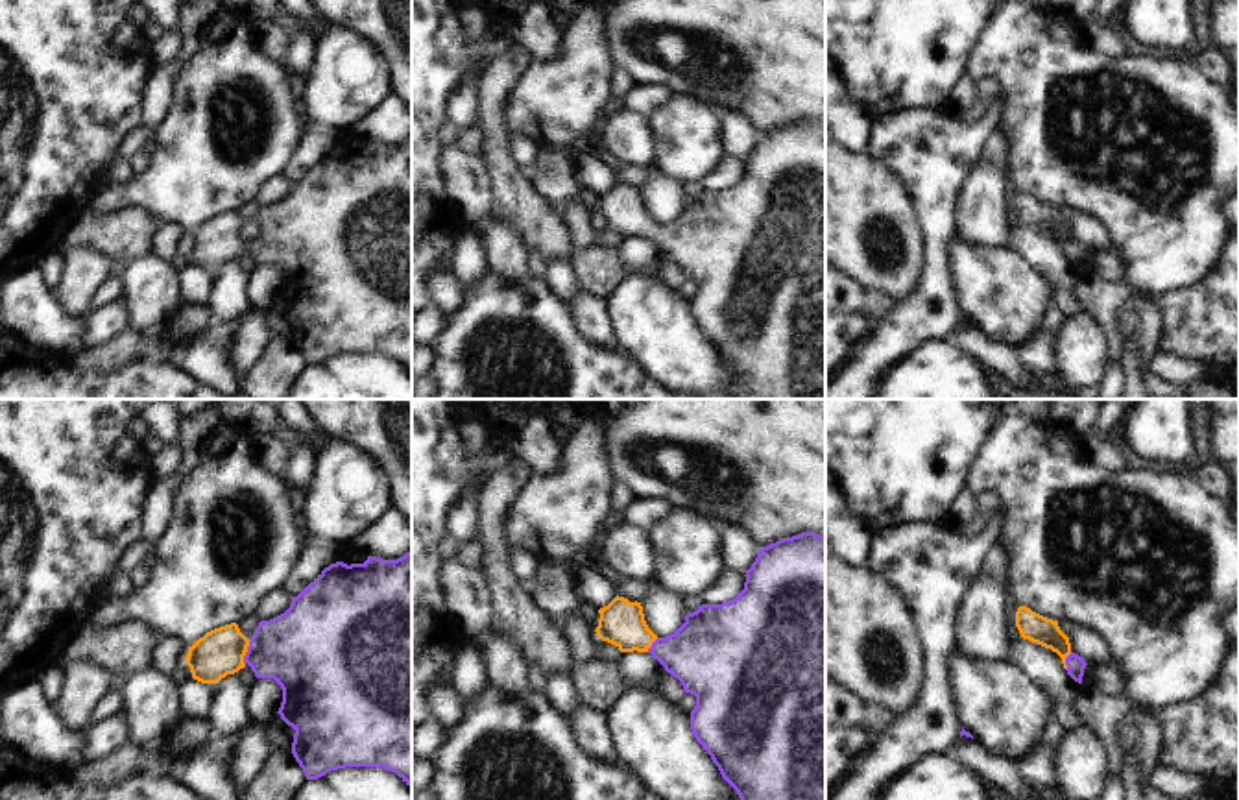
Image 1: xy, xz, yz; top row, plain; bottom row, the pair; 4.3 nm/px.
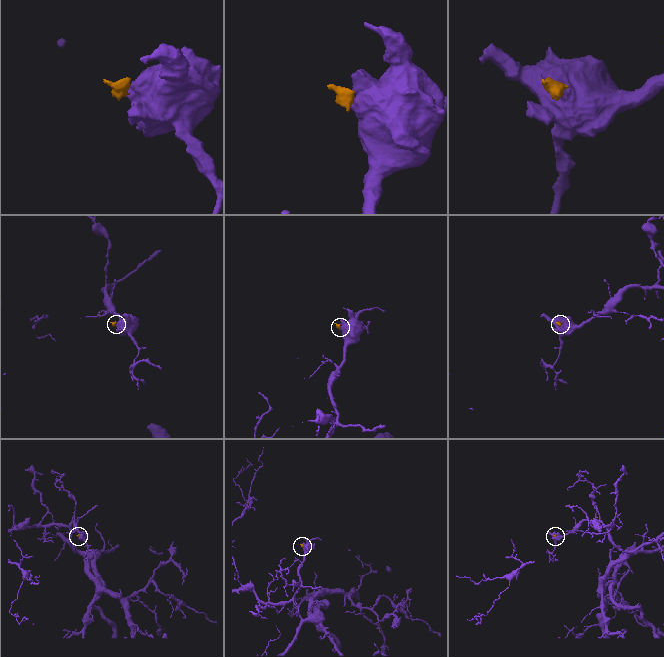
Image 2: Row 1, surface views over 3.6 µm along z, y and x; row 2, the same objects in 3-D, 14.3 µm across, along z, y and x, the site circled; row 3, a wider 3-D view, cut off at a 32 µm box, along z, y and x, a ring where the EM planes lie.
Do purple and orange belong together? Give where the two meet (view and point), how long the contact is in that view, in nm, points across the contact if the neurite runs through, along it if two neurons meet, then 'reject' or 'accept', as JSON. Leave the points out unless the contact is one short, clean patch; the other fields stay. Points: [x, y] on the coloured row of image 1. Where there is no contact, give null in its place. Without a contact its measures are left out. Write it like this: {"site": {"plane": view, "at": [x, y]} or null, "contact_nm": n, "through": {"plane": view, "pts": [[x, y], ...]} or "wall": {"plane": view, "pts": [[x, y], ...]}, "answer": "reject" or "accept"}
{"site": {"plane": "xy", "at": [246, 653]}, "contact_nm": 110, "through": {"plane": "xy", "pts": [[303, 649], [246, 653], [218, 653]]}, "answer": "accept"}

